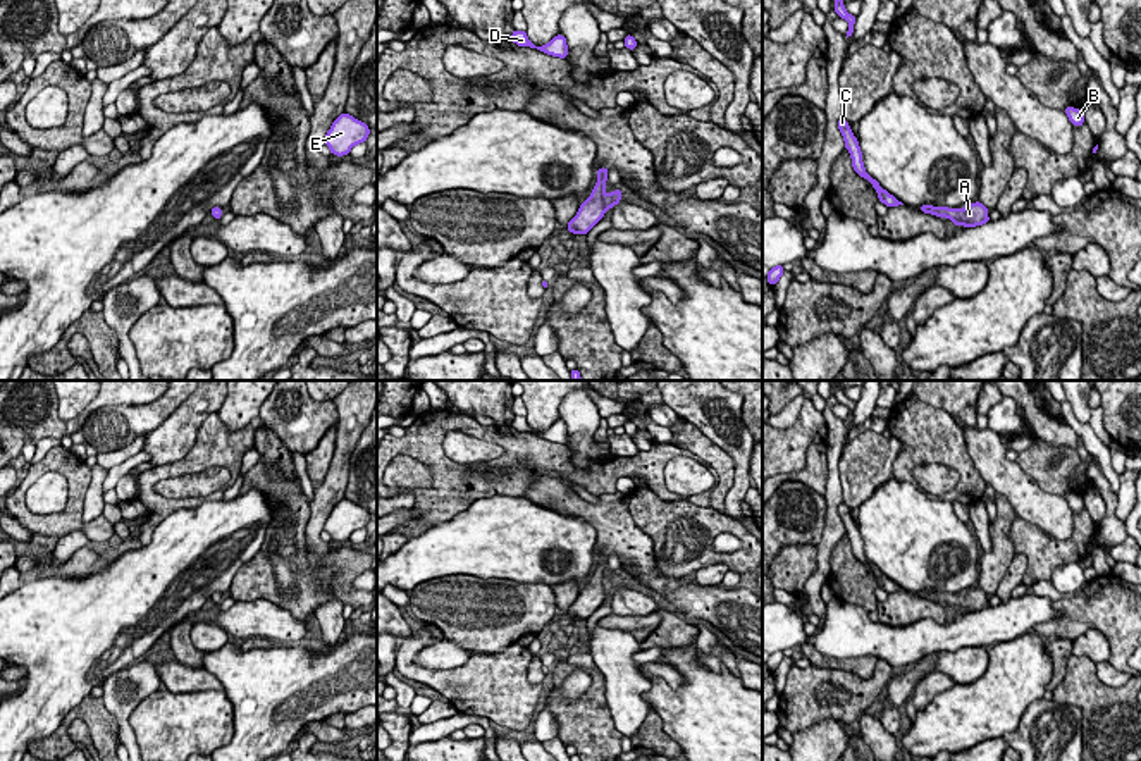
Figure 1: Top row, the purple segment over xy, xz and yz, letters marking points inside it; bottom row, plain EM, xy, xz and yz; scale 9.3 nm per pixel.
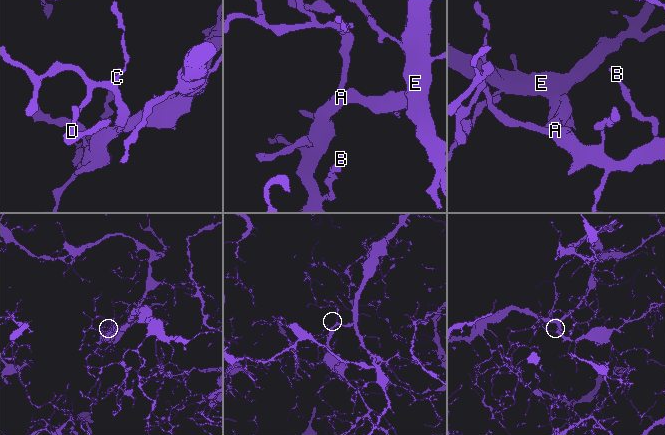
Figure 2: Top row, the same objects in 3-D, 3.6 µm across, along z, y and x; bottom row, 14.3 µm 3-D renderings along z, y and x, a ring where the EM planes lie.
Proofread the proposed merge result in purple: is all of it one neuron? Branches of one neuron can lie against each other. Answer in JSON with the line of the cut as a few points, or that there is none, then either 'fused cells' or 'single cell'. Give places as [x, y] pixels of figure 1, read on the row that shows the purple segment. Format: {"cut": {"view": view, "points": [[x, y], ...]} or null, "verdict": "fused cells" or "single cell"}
{"cut": null, "verdict": "single cell"}

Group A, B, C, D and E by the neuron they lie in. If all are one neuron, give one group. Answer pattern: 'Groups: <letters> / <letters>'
Groups: A B C D E

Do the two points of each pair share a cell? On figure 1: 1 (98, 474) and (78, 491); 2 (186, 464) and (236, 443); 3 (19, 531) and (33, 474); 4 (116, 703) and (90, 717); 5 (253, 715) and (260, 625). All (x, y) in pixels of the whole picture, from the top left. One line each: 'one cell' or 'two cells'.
1: two cells
2: one cell
3: two cells
4: two cells
5: two cells

